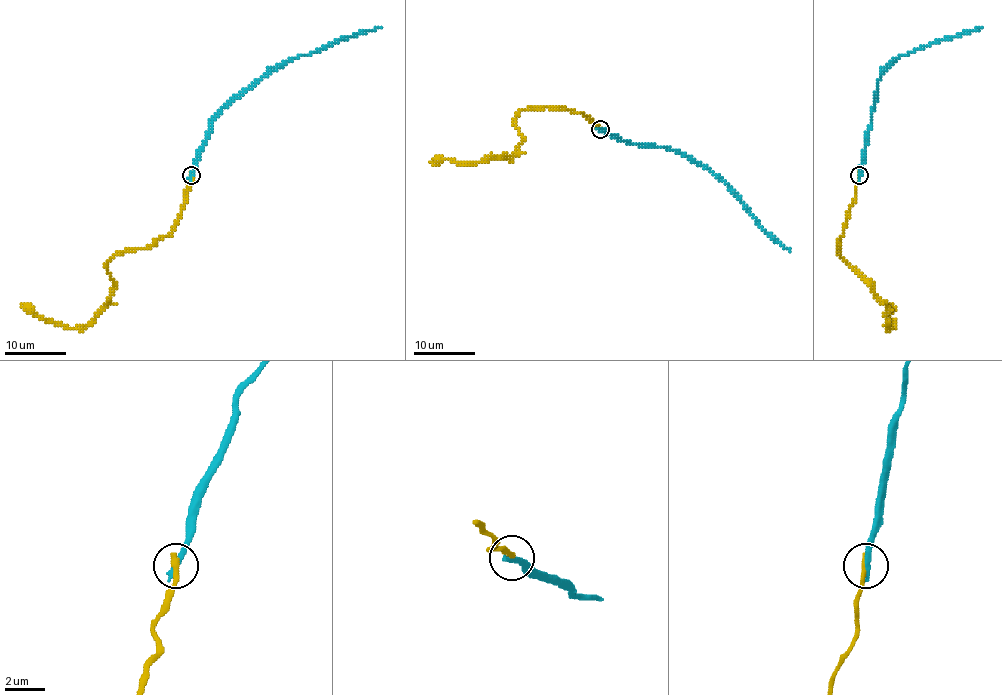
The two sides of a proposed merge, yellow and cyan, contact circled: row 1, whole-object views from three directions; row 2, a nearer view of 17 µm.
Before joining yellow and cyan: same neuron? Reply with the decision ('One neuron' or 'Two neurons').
Two neurons

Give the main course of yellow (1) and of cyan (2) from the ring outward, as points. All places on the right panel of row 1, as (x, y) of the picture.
1: (859, 174), (856, 198), (838, 248), (839, 255), (887, 308), (886, 318), (893, 328), (893, 305)
2: (859, 175), (876, 83), (881, 74), (898, 56), (981, 26)

